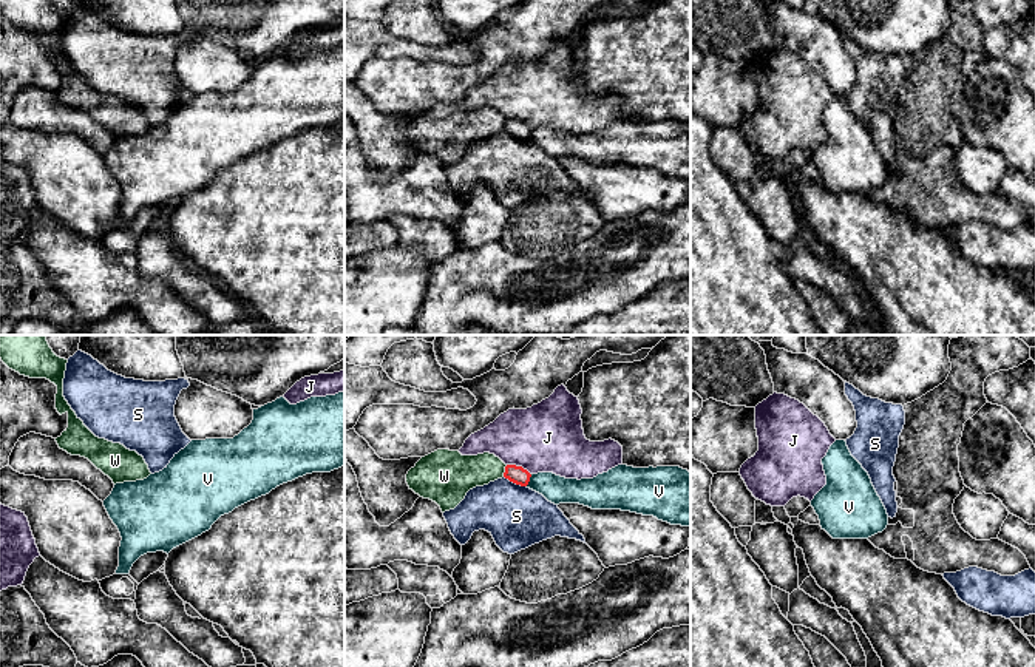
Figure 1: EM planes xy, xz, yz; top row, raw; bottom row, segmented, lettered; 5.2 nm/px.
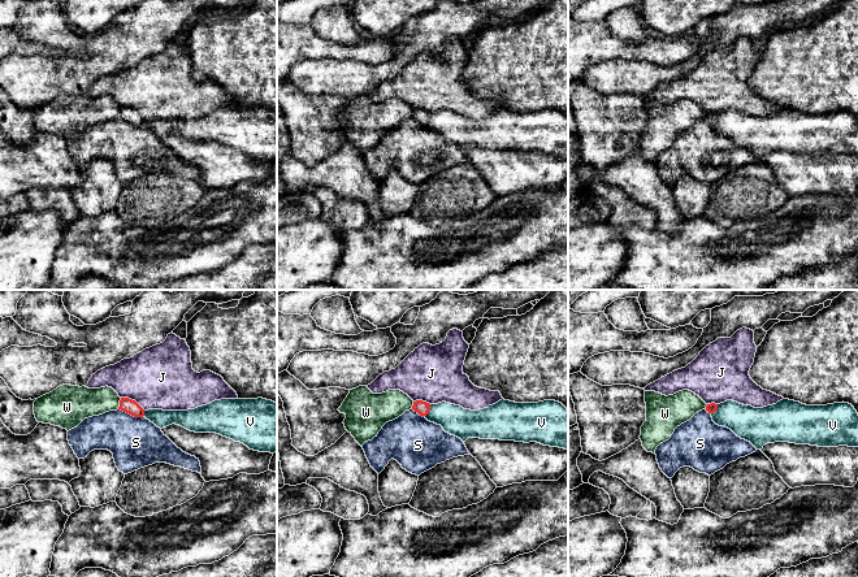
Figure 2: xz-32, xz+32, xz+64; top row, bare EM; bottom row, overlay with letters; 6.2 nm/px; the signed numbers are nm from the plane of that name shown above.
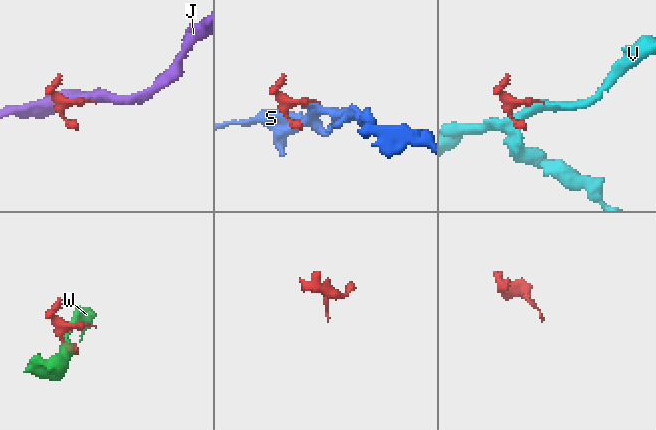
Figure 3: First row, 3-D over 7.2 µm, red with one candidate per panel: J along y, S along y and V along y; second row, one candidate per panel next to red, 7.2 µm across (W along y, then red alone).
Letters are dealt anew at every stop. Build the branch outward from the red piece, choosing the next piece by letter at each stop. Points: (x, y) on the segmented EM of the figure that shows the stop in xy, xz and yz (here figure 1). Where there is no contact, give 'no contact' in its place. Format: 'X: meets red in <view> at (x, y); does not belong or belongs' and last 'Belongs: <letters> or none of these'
J: meets red in xz at (519, 467); does not belong
S: meets red in xz at (515, 482); does not belong
V: meets red in xz at (529, 480); does not belong
W: meets red in xz at (505, 471); does not belong
Belongs: none of these

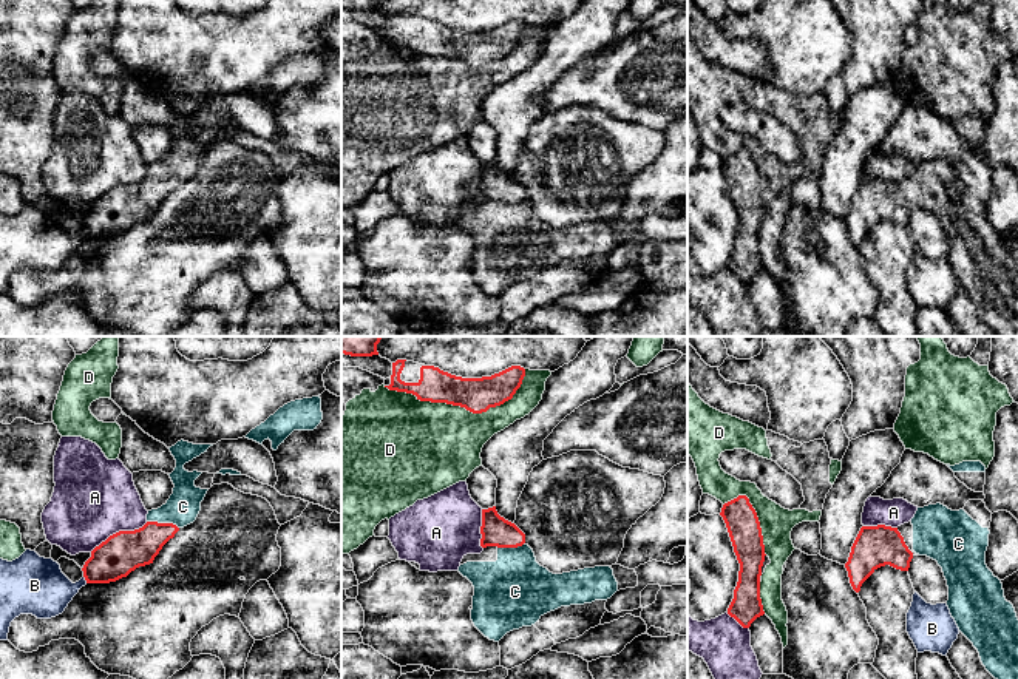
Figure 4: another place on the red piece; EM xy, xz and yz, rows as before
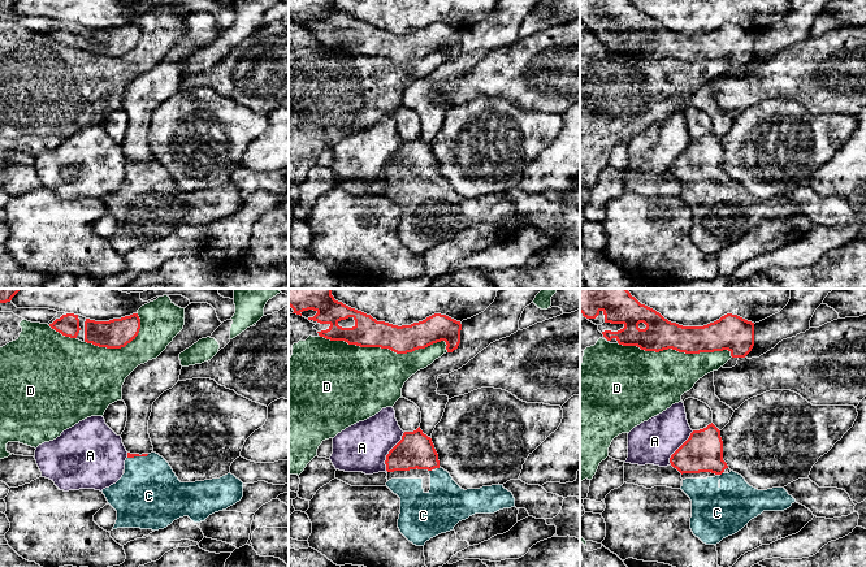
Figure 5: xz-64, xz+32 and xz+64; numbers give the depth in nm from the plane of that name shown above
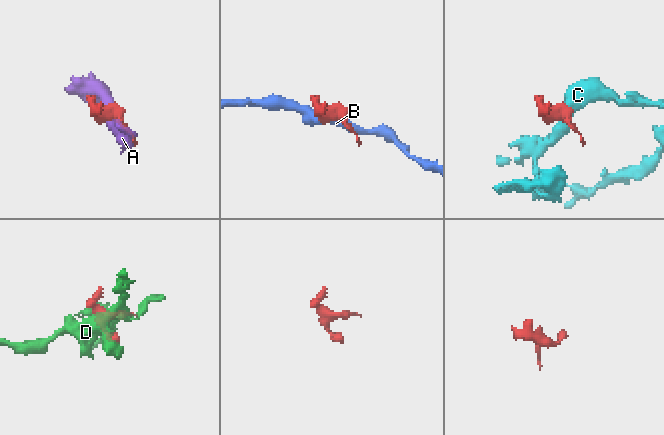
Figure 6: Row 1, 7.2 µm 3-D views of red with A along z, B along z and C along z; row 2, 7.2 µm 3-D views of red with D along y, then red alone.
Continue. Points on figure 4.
A: meets red in xy at (119, 531); does not belong
B: meets red in xy at (85, 579); does not belong
C: meets red in xy at (162, 523); belongs
D: meets red in xz at (461, 406); does not belong
Belongs: C

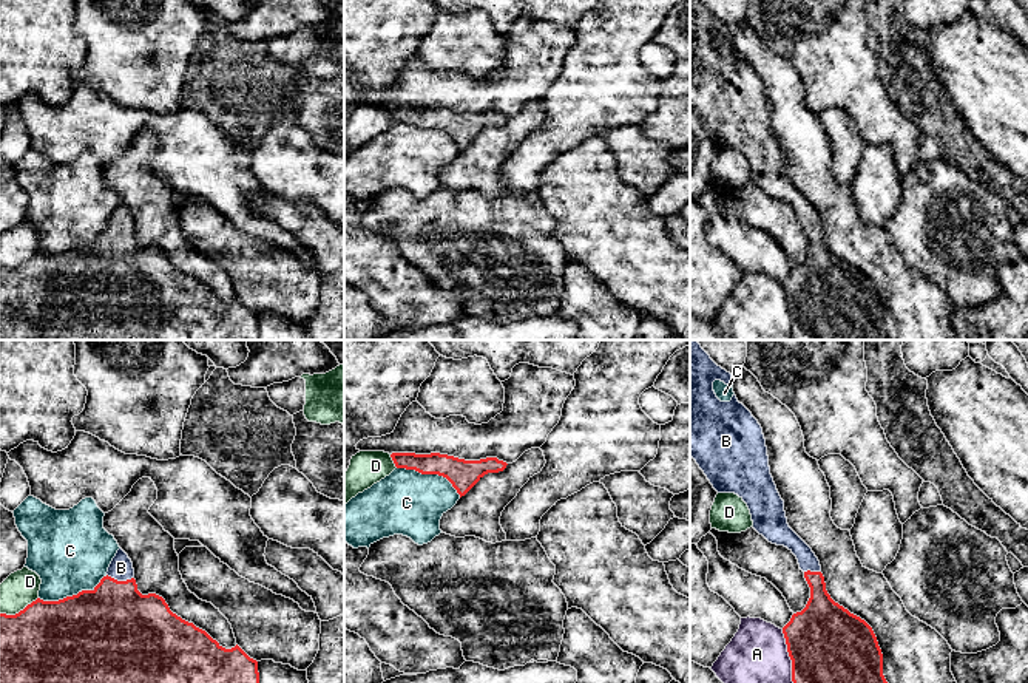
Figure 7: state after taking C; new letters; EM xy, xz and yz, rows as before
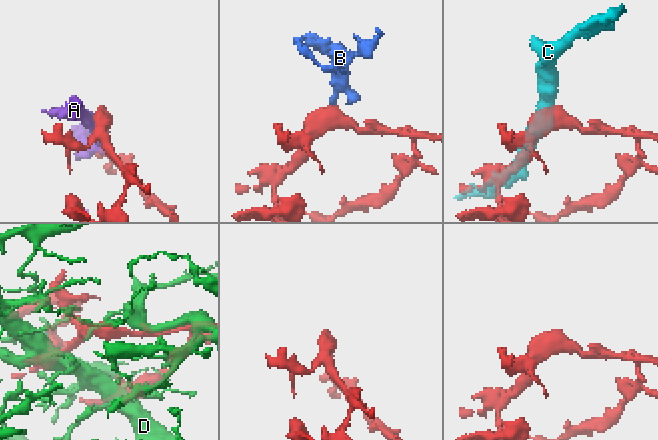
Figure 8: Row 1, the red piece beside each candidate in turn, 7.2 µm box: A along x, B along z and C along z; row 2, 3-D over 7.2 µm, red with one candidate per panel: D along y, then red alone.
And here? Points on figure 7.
A: meets red in yz at (789, 655); does not belong
B: meets red in xy at (121, 581); belongs
C: meets red in xy at (73, 595); does not belong
D: meets red in xz at (392, 459); does not belong
Belongs: B

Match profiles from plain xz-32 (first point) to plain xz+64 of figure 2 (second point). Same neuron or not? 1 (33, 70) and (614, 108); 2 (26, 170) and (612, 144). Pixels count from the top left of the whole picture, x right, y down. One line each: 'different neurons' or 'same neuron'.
1: different neurons
2: different neurons

